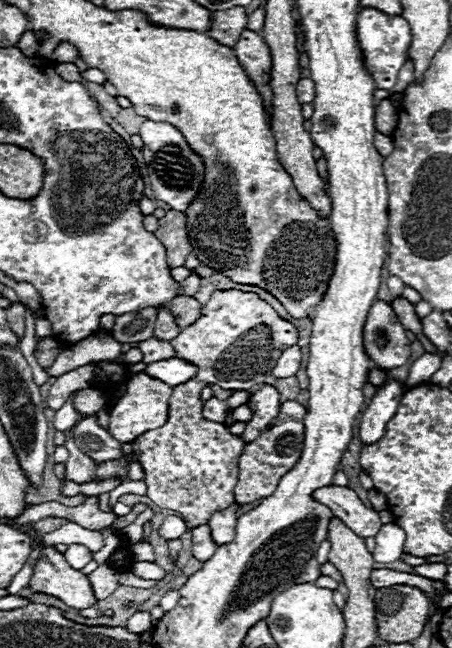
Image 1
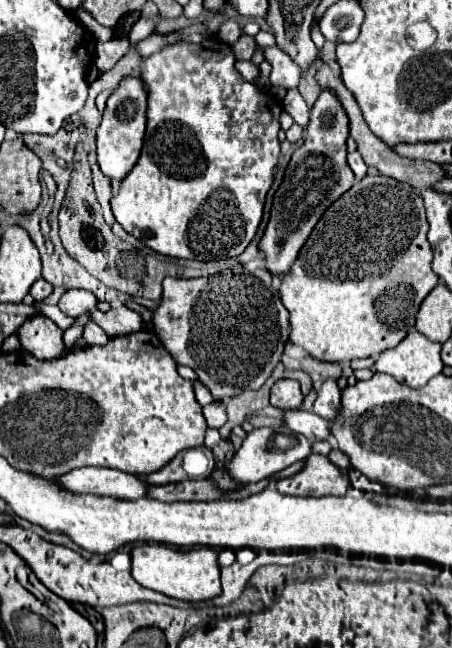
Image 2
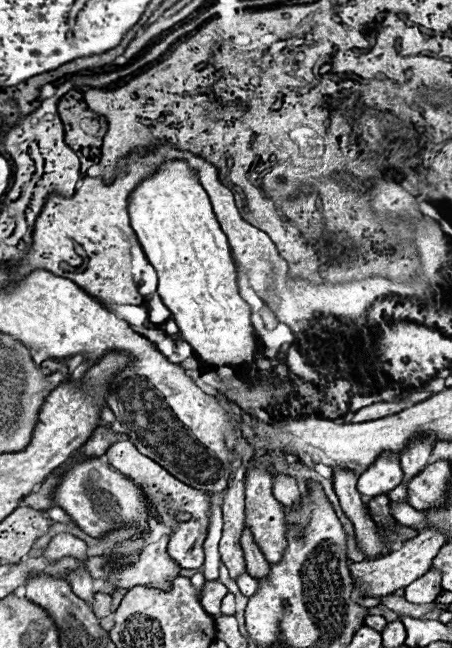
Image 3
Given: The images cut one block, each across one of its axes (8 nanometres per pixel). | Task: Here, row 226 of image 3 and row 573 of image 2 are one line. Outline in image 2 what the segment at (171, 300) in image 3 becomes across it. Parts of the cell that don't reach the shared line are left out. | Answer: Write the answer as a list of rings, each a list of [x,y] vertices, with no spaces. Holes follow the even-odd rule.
[[[140,544],[132,552],[132,576],[144,588],[154,592],[166,594],[170,598],[186,600],[186,602],[200,602],[212,600],[220,596],[220,566],[218,566],[218,552],[216,550],[172,550],[168,546],[158,544]]]

